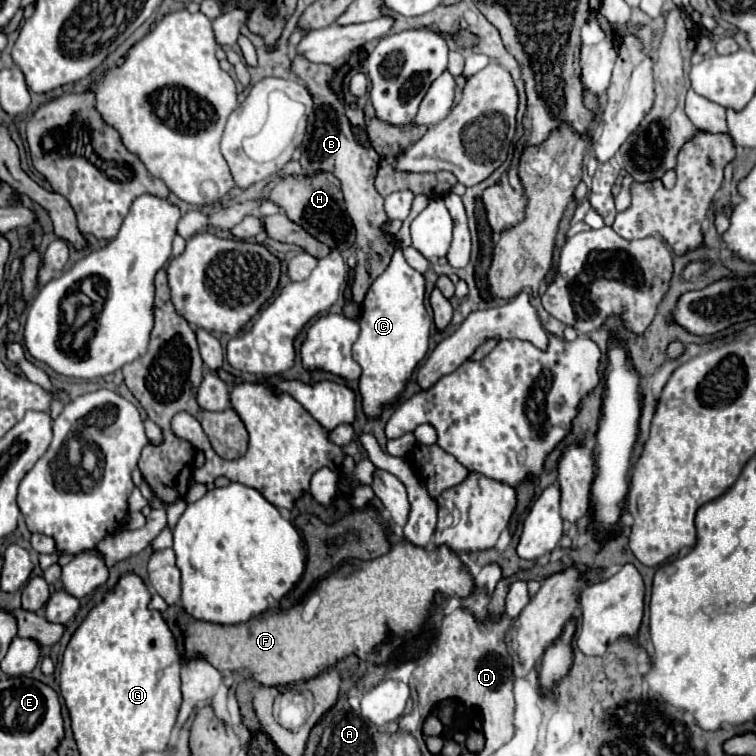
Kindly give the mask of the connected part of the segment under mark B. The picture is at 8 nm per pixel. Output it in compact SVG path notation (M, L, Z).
M297 56L295 60L291 60L289 70L305 82L313 98L313 114L315 114L313 122L309 122L307 126L305 140L301 144L301 158L299 158L301 176L311 176L315 172L329 172L341 182L347 214L351 216L353 226L357 230L357 268L355 268L355 282L353 282L353 300L361 304L373 278L377 278L377 274L381 274L389 266L389 258L397 248L395 238L385 236L385 232L381 230L383 222L387 222L389 218L385 218L383 196L377 194L373 186L373 176L379 170L381 158L373 148L363 148L357 144L351 132L351 124L345 118L343 104L339 102L335 92L329 88L329 80L335 72L333 66L305 62L305 58Z

